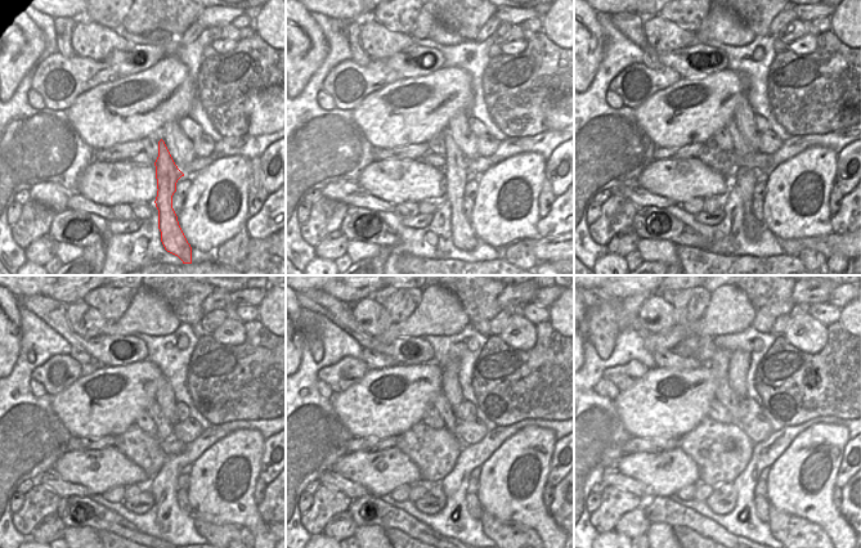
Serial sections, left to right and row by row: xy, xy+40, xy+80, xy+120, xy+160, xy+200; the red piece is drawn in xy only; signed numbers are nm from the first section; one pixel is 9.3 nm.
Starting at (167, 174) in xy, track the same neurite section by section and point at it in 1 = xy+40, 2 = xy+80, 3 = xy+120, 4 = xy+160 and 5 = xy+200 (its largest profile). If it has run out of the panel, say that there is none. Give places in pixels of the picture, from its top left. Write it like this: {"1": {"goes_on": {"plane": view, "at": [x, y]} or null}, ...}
{"1": {"goes_on": {"plane": "xy+40", "at": [457, 170]}}, "2": {"goes_on": {"plane": "xy+80", "at": [749, 161]}}, "3": {"goes_on": {"plane": "xy+120", "at": [170, 445]}}, "4": {"goes_on": {"plane": "xy+160", "at": [444, 409]}}, "5": {"goes_on": {"plane": "xy+200", "at": [718, 364]}}}

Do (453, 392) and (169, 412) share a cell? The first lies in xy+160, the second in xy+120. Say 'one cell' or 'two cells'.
one cell

